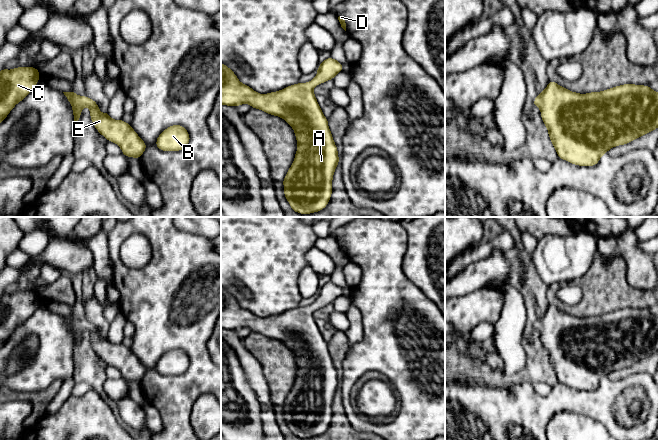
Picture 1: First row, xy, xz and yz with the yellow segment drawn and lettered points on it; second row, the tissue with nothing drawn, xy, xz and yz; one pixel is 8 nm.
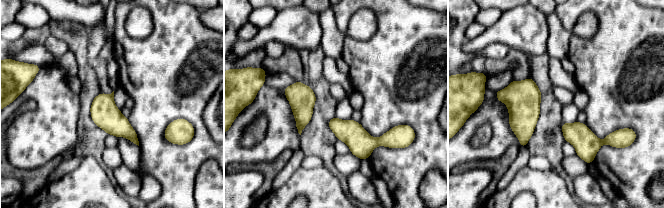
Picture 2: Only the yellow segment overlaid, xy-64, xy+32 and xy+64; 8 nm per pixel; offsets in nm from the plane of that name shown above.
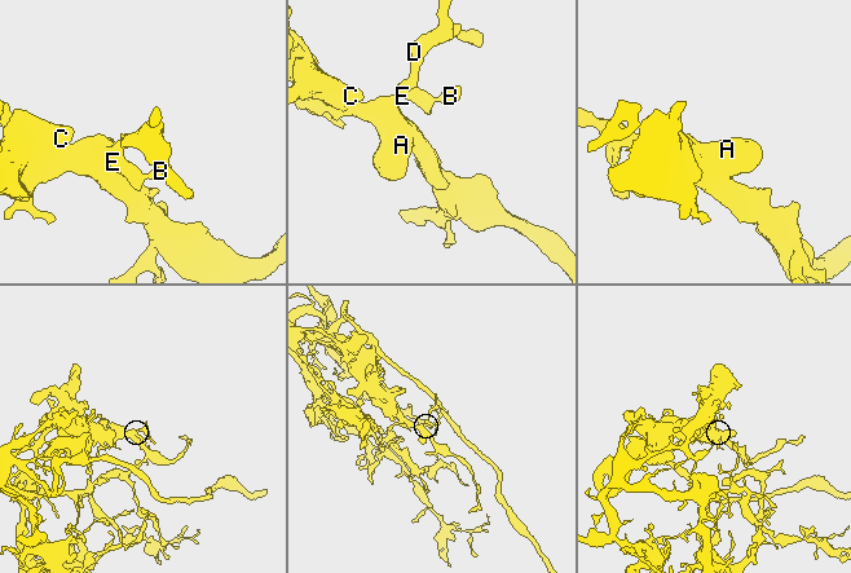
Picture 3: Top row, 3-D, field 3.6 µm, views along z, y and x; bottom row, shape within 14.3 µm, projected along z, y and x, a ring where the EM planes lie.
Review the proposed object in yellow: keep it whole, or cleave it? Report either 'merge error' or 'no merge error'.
no merge error

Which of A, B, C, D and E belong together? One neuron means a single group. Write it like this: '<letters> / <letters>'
A B C D E

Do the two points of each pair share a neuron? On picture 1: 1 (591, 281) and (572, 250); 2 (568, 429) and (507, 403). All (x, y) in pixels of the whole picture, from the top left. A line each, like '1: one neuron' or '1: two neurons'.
1: two neurons
2: two neurons

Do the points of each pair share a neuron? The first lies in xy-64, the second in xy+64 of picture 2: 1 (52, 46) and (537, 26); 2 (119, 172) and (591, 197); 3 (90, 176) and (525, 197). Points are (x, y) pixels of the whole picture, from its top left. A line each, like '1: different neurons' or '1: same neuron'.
1: different neurons
2: same neuron
3: different neurons

